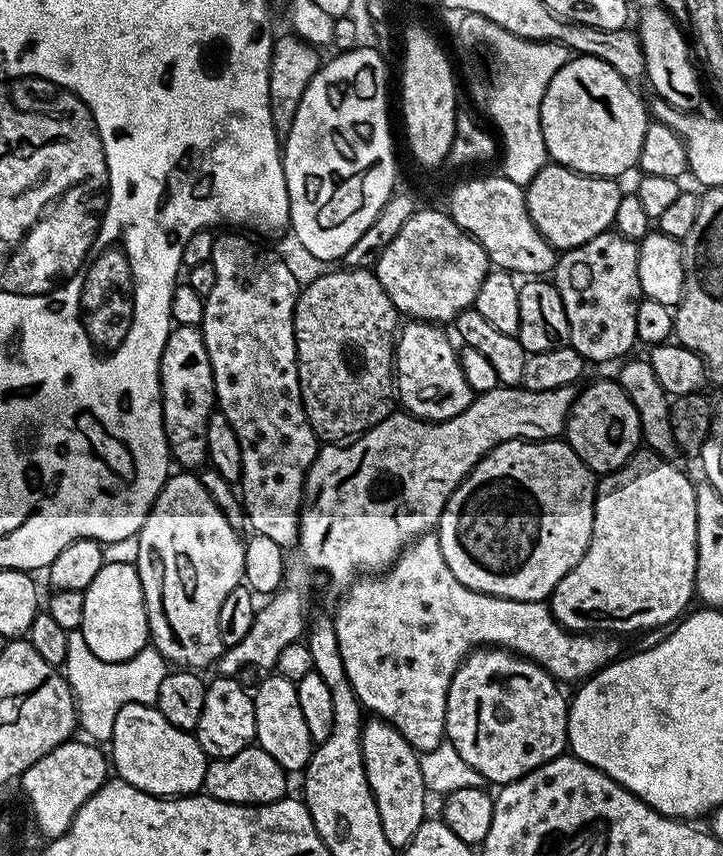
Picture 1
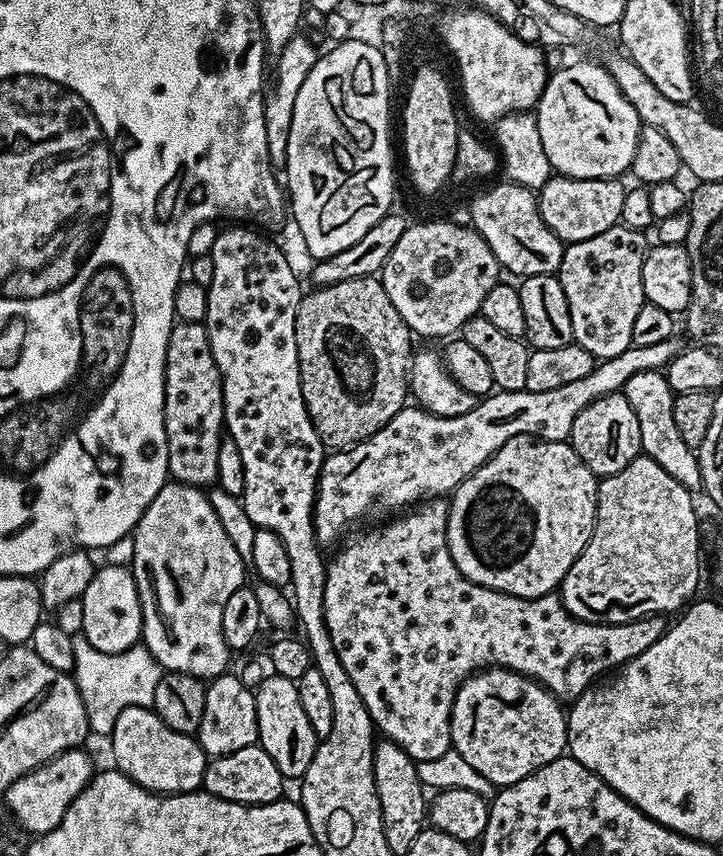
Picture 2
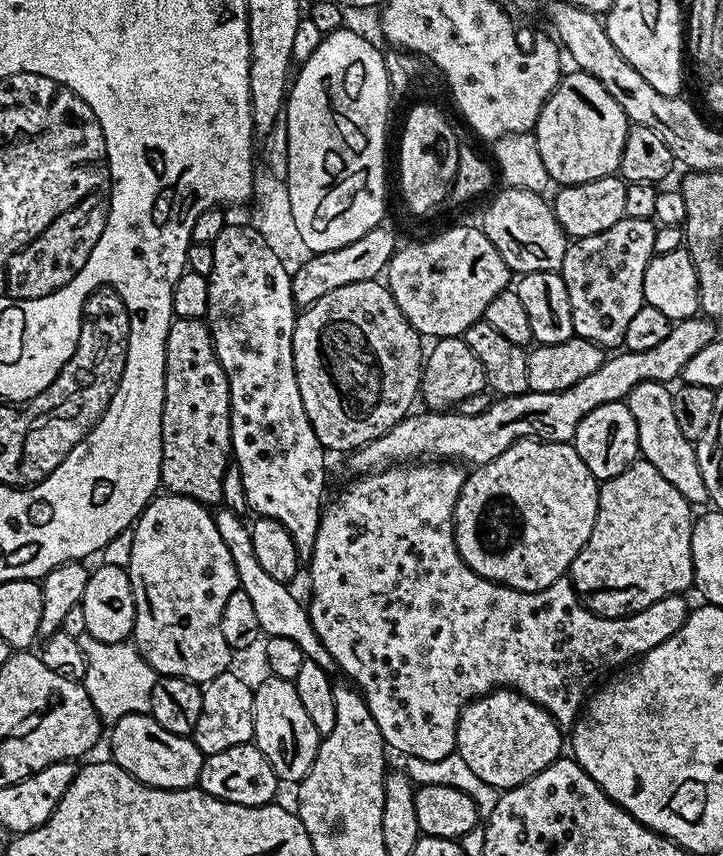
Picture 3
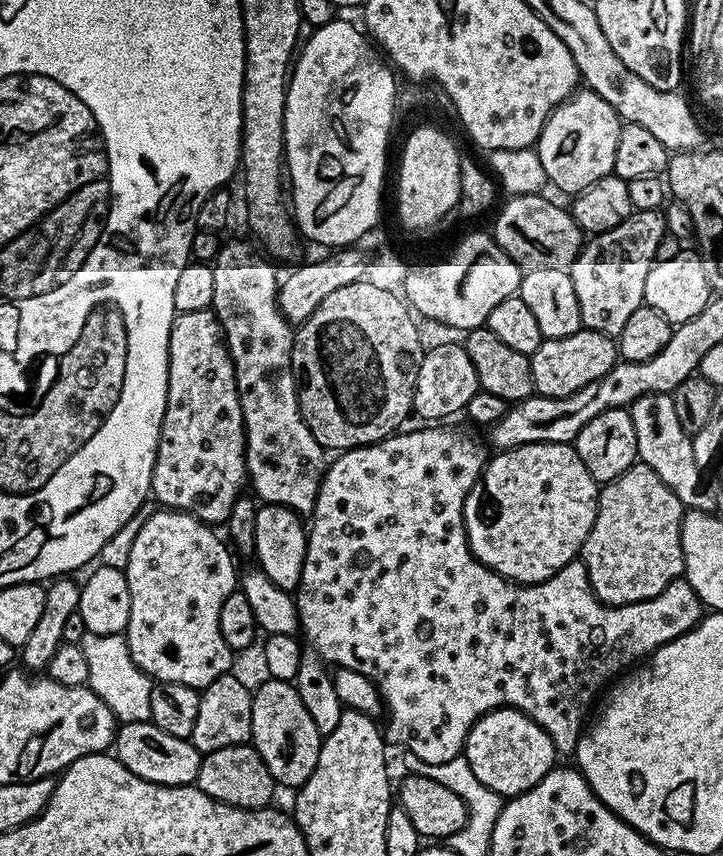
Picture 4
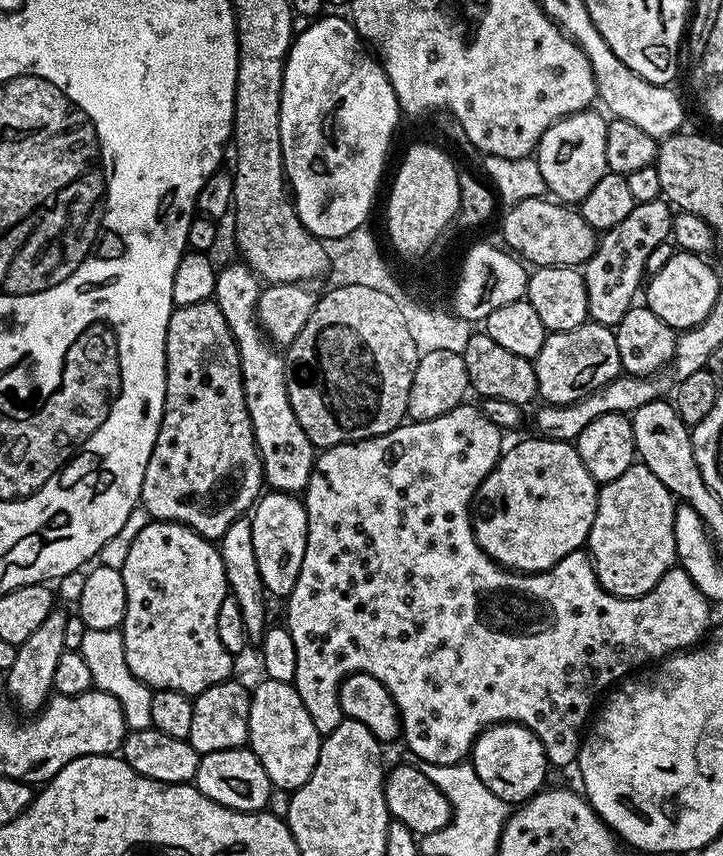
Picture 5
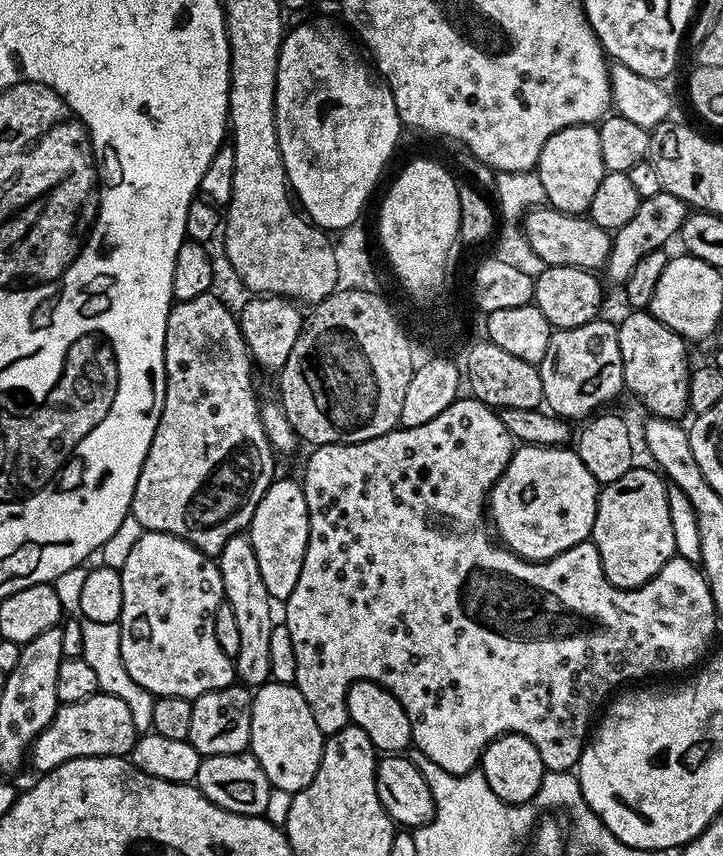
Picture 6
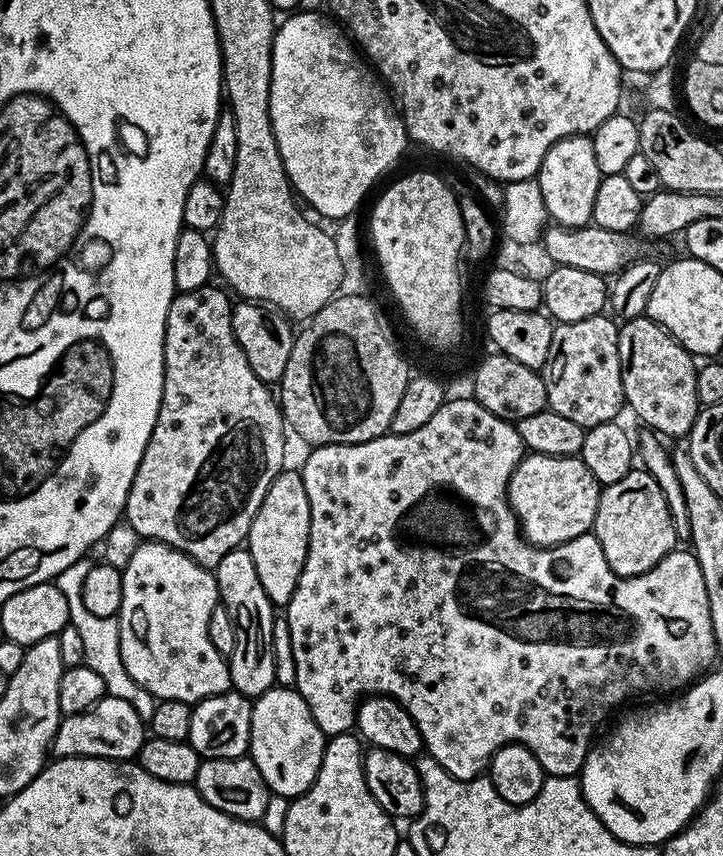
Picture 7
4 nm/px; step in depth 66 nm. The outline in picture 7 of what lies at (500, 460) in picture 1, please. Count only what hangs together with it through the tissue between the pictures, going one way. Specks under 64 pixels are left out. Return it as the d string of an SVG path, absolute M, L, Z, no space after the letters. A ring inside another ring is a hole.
M533 452L521 459L508 483L508 505L520 521L522 535L538 548L553 548L593 531L601 484L579 456Z

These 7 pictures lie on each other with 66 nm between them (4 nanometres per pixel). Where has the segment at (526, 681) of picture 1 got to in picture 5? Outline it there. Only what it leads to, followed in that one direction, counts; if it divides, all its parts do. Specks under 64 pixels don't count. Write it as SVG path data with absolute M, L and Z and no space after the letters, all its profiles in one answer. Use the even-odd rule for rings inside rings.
M492 724L472 744L470 753L472 769L486 782L490 794L498 794L509 806L519 806L545 787L550 765L548 755L538 738L521 724Z

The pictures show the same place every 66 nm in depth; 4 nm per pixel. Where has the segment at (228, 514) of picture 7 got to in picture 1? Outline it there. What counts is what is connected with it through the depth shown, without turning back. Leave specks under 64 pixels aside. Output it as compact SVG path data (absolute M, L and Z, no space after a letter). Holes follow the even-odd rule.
M181 324L168 333L160 359L160 405L171 459L175 463L177 460L181 469L199 469L199 464L208 460L206 430L217 407L210 354L206 350L204 333L199 327Z

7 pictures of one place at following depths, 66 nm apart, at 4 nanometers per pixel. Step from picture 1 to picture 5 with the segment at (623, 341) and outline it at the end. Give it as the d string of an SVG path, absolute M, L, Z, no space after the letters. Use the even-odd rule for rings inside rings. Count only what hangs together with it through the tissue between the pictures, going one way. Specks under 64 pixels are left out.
M667 200L642 202L636 204L618 226L607 229L597 239L594 254L582 265L591 323L615 326L626 310L633 308L635 300L632 299L646 280L646 258L650 258L650 253L671 237L673 219L674 208Z

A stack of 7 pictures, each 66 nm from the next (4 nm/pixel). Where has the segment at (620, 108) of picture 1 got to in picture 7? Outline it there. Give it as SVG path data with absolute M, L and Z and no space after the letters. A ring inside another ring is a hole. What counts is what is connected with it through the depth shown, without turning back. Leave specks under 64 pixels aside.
M591 135L571 136L562 138L562 142L554 142L546 154L538 173L540 189L542 190L542 202L546 202L549 221L553 225L562 228L585 228L592 223L592 211L594 210L594 197L598 194L598 186L601 182L598 161L594 159L594 146Z

